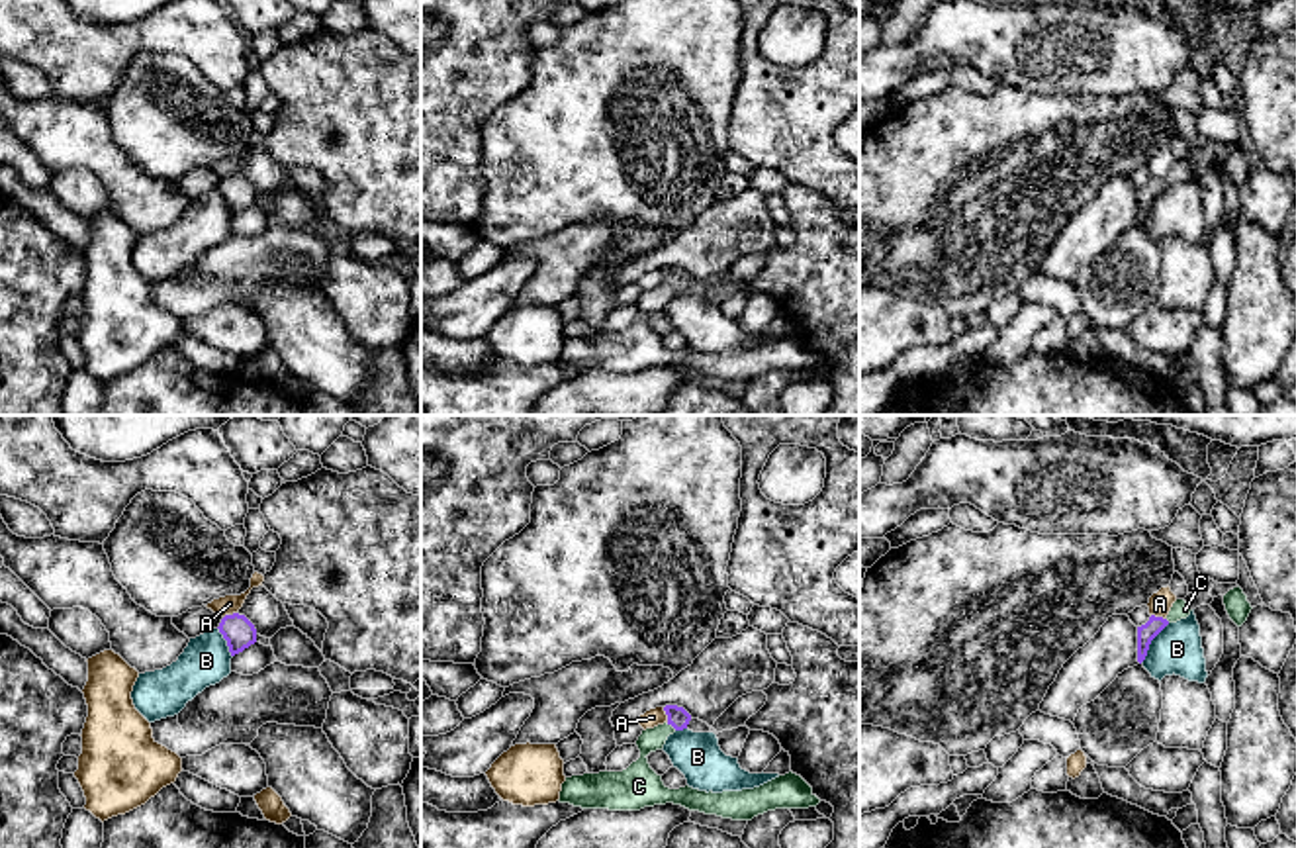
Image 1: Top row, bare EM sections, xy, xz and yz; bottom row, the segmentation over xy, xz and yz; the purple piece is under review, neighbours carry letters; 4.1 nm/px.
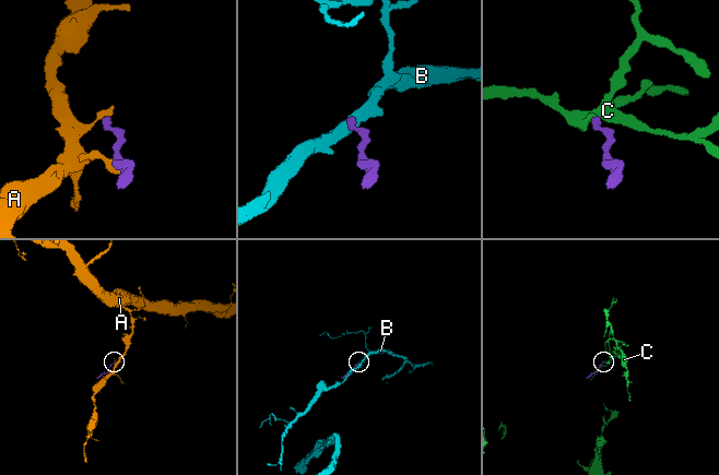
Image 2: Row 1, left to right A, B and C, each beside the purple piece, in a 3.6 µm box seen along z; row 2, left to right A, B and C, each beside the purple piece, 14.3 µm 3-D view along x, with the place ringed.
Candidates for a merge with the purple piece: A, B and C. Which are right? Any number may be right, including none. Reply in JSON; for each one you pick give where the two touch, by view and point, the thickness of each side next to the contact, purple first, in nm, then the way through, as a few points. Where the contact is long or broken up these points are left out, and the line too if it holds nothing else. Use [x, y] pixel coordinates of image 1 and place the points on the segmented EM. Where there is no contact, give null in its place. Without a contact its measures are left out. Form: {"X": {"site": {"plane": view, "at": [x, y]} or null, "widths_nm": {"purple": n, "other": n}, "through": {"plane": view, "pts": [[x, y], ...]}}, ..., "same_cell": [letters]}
{"C": {"site": {"plane": "xz", "at": [672, 725]}, "widths_nm": {"purple": 90, "other": 120}, "through": {"plane": "xz", "pts": [[678, 717], [672, 725], [645, 751], [639, 776]]}}, "same_cell": ["C"]}

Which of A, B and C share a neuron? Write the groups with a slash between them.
A / B / C

